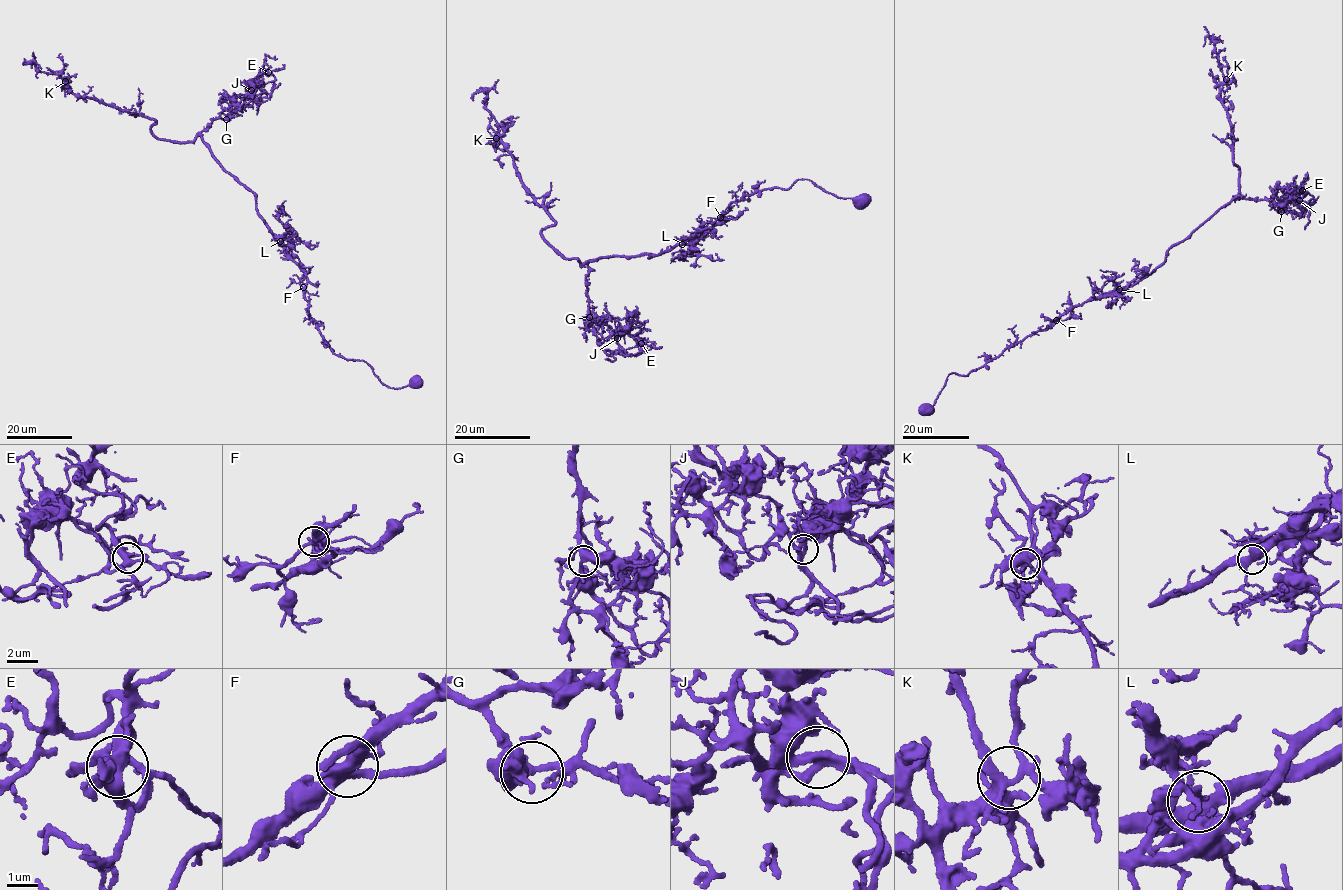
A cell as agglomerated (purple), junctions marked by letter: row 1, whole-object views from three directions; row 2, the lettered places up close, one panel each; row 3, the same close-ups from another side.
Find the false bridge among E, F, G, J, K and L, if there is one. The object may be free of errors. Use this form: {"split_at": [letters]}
{"split_at": ["J"]}

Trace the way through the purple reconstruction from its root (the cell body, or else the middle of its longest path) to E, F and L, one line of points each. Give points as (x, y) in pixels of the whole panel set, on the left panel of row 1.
E: (416, 382), (388, 387), (366, 362), (332, 353), (304, 272), (205, 145), (201, 133), (268, 72)
F: (416, 382), (398, 388), (388, 387), (366, 362), (332, 353), (316, 321), (311, 318), (303, 287)
L: (416, 382), (388, 387), (366, 362), (332, 353), (311, 318), (304, 272), (286, 254), (280, 241)

